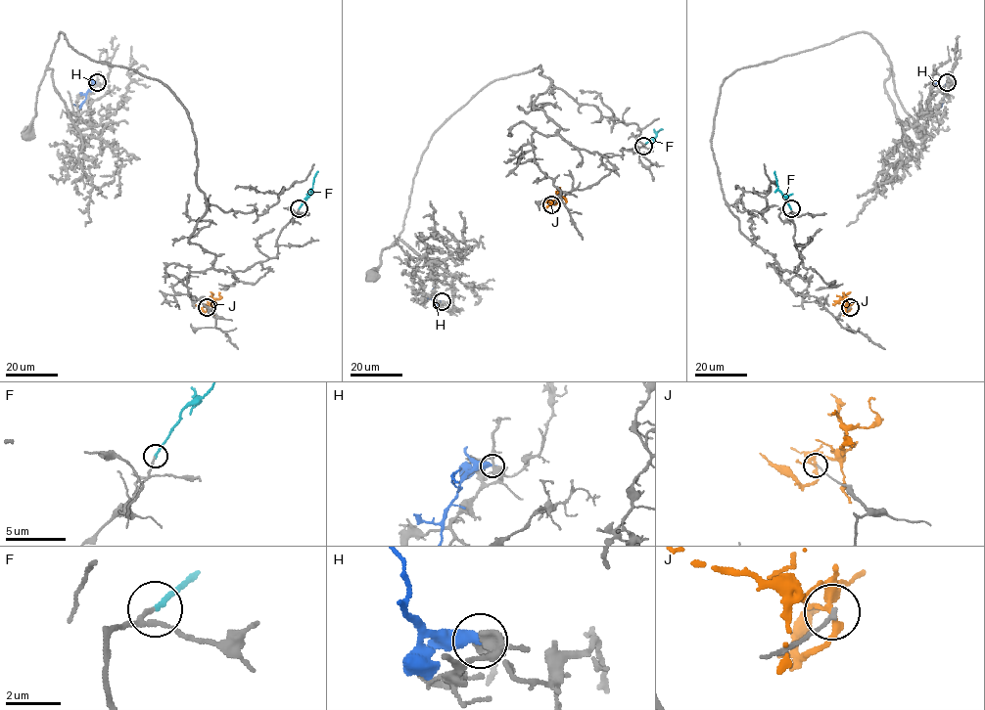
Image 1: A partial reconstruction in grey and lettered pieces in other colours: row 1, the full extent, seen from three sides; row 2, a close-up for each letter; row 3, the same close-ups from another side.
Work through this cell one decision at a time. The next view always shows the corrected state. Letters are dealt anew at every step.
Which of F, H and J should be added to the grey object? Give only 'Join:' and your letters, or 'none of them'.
Join: F

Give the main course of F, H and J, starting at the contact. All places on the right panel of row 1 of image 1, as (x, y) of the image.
F: (791, 208), (777, 189), (774, 171)
H: (947, 82), (943, 103), (938, 104)
J: (850, 307), (838, 302), (844, 297), (842, 292)

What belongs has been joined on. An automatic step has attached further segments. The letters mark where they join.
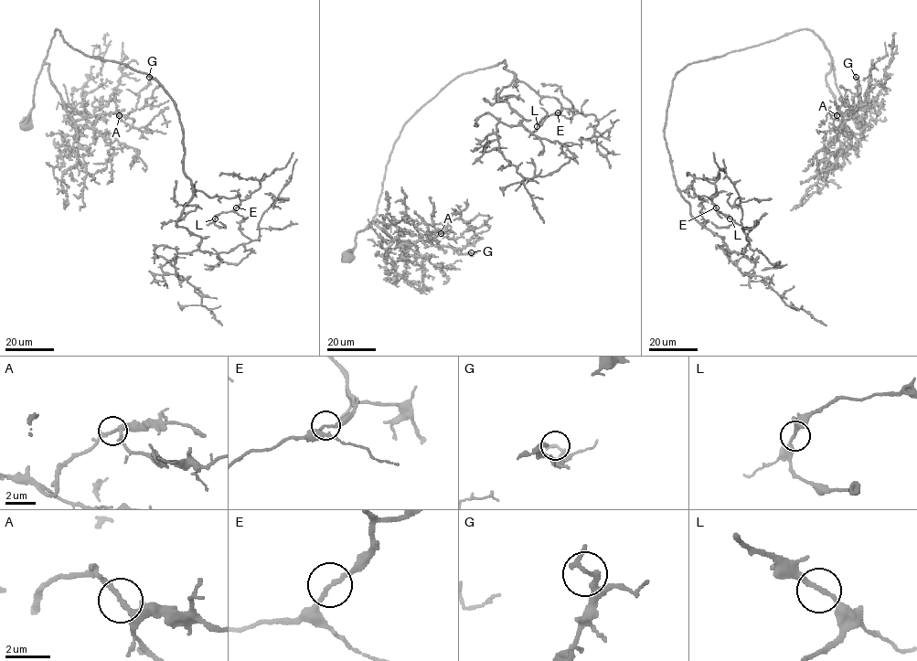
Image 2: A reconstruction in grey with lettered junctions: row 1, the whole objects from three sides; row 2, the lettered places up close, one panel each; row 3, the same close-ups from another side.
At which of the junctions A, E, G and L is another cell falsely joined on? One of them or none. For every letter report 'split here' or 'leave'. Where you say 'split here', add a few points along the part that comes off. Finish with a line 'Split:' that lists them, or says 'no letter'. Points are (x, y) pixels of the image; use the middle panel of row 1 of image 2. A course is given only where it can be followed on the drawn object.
A: leave
E: leave
G: leave
L: leave
Split: no letter

